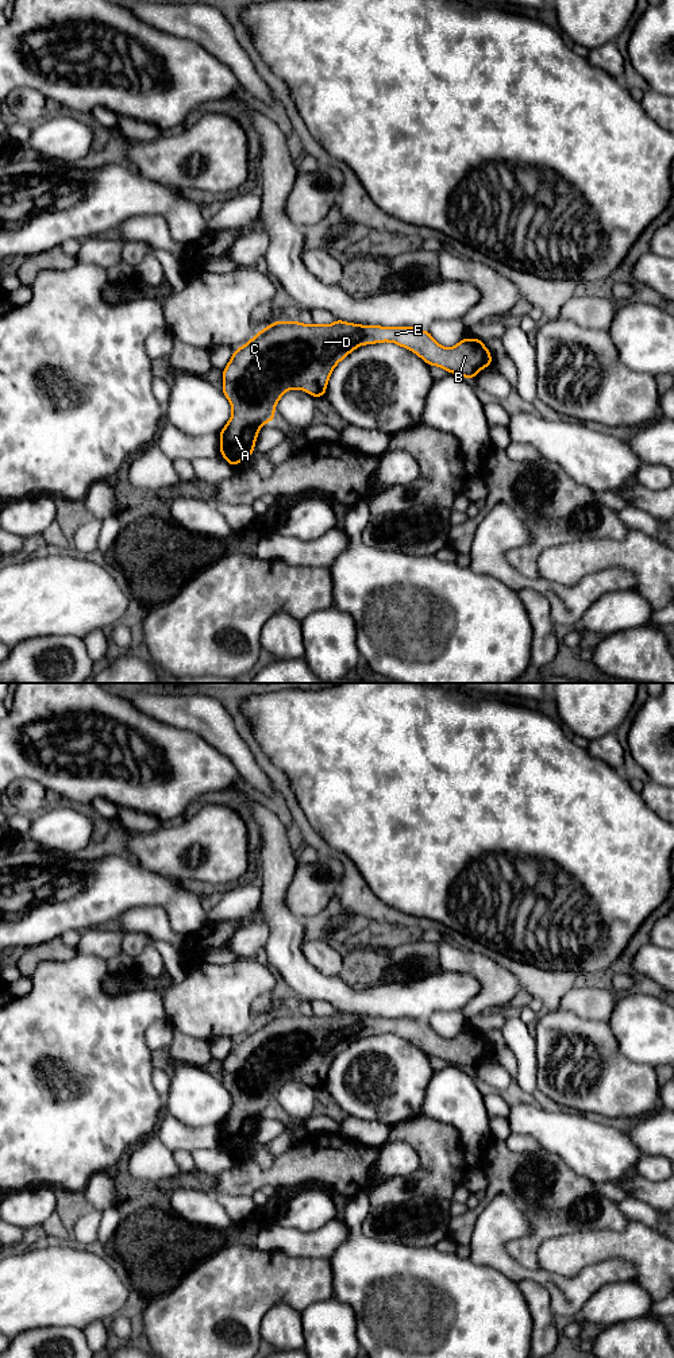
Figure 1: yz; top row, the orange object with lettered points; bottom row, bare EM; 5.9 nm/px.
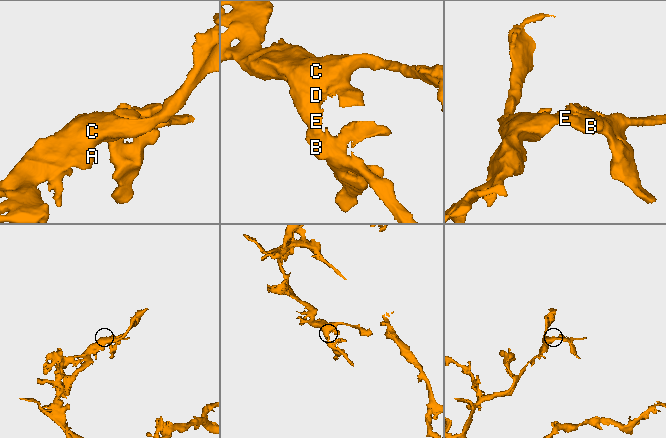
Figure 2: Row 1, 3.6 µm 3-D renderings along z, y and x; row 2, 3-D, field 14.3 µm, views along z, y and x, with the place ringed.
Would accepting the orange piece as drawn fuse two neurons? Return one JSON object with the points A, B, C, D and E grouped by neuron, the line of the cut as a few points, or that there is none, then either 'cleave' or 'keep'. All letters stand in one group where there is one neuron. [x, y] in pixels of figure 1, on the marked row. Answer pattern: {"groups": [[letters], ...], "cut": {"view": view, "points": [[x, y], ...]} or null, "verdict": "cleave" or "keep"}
{"groups": [["A", "B", "C", "D", "E"]], "cut": null, "verdict": "keep"}

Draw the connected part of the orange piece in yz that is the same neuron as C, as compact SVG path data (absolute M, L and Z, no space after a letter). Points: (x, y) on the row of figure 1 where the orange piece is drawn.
M335 320L330 325L301 324L299 321L276 321L258 332L249 343L235 350L230 363L223 370L223 393L232 406L232 416L227 425L220 431L220 455L235 468L235 466L254 454L255 440L259 428L274 420L274 409L280 398L289 389L301 389L312 397L324 397L327 382L334 367L346 358L351 351L362 344L374 344L392 342L419 355L427 364L439 366L447 373L459 374L473 379L479 370L489 367L493 362L489 350L479 339L462 339L455 347L446 348L434 340L428 331L412 327L377 327L359 325L342 320Z

